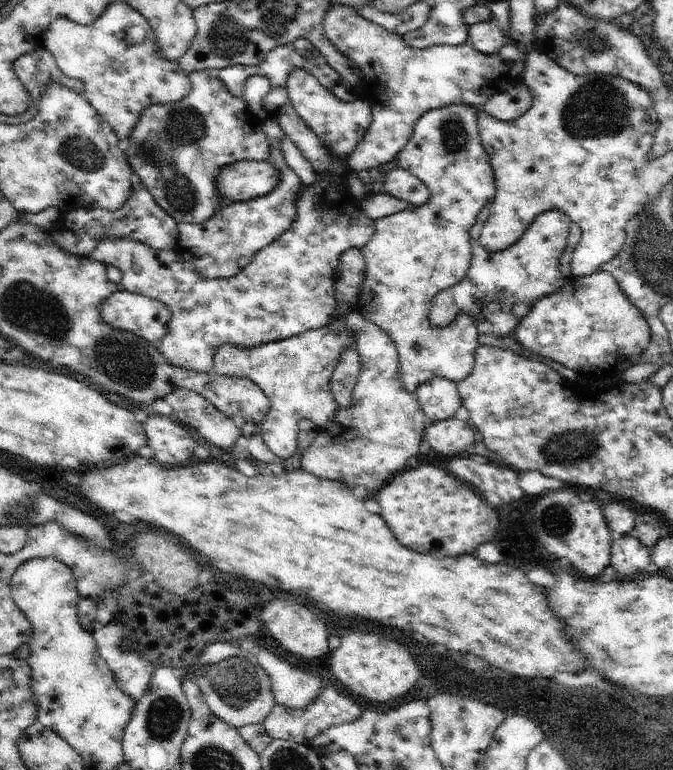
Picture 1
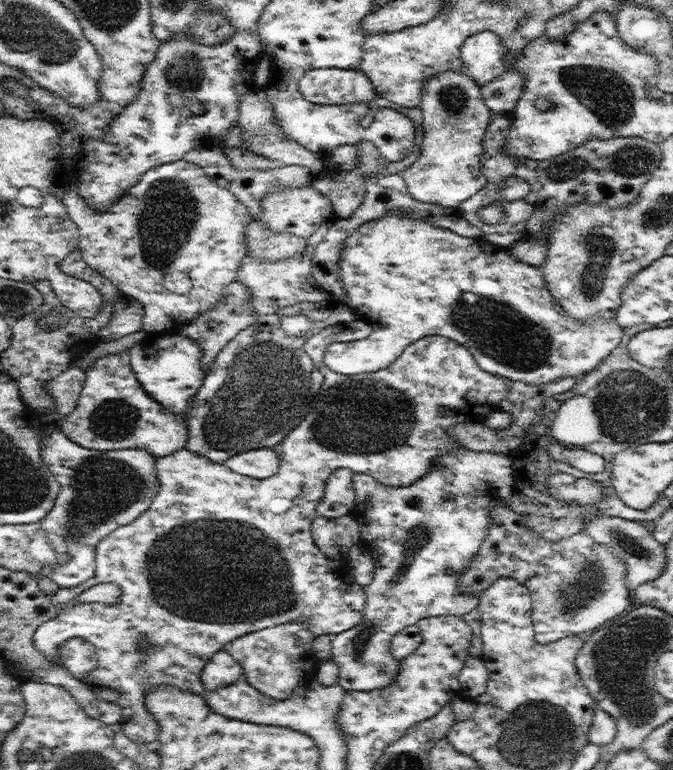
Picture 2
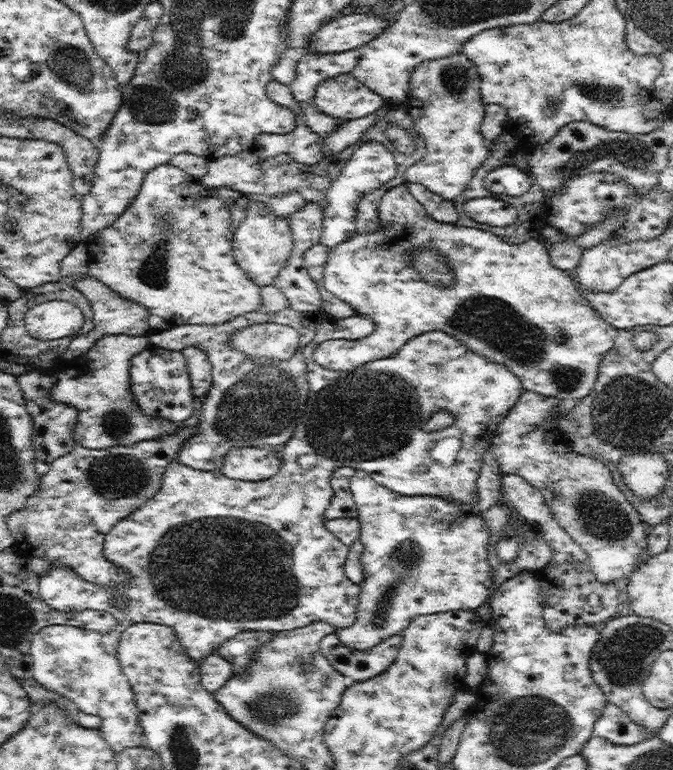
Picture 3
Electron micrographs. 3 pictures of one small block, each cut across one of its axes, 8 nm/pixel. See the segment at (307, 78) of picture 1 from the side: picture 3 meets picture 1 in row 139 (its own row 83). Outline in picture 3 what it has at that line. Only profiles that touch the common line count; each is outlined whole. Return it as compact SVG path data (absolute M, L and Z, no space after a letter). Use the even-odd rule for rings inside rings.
M351 72L325 78L315 88L315 108L323 116L333 116L335 120L359 120L375 114L385 106L385 100L361 84Z

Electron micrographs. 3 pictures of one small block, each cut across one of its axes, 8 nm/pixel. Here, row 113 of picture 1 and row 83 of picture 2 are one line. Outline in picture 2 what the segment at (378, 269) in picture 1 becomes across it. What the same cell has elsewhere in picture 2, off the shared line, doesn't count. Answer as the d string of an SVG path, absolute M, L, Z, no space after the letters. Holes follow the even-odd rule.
M445 72L425 84L419 110L423 116L421 156L401 170L407 192L423 204L459 208L463 200L487 184L487 178L481 174L481 156L491 112L481 100L481 86L467 72Z

